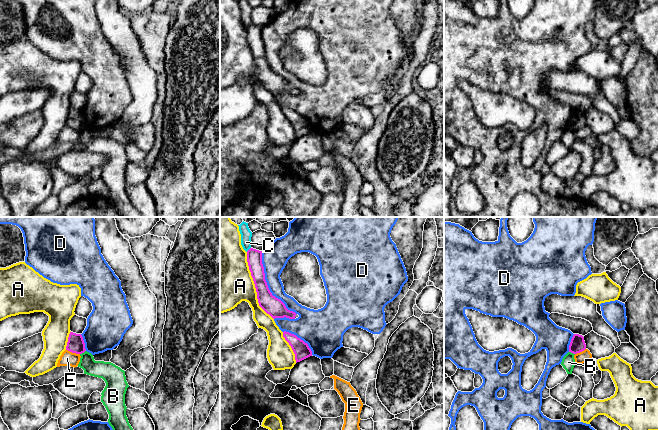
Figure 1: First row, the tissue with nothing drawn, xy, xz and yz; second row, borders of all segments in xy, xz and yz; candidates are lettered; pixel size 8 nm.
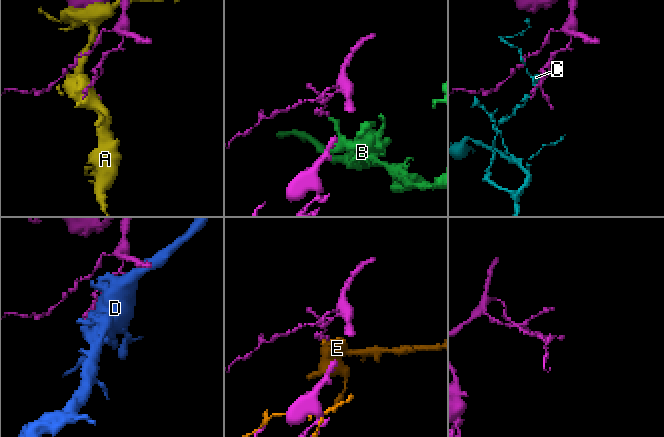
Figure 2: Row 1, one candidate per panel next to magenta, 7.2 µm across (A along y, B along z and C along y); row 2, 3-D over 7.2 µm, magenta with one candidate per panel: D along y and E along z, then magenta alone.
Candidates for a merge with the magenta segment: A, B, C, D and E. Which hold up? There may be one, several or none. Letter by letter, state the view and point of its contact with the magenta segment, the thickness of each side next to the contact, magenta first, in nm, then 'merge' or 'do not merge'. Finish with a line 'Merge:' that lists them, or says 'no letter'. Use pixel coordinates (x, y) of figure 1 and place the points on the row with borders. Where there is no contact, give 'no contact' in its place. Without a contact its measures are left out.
A: contact xz (255, 286); calibres 150 and 420 nm; do not merge
B: contact xy (82, 352); calibres 140 and 140 nm; do not merge
C: contact xz (249, 249); calibres 130 and 90 nm; do not merge
D: contact xz (267, 285); calibres 150 and 200 nm; do not merge
E: contact xy (73, 352); calibres 140 and 120 nm; do not merge
Merge: no letter

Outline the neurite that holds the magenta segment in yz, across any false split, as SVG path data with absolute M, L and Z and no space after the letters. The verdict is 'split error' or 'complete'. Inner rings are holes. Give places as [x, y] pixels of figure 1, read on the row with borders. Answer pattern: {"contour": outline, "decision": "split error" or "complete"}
{"contour": "M574 334L569 345L569 352L577 354L584 351L585 349L586 344L584 341L584 337L579 334Z", "decision": "complete"}

